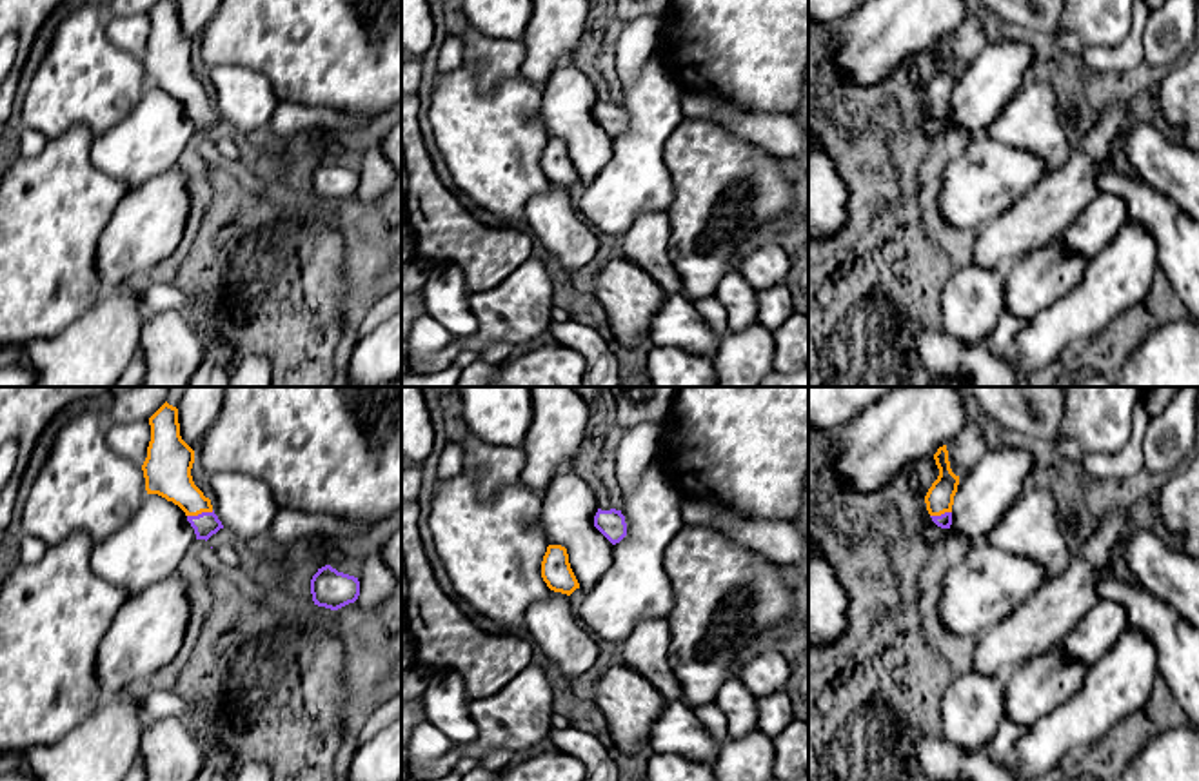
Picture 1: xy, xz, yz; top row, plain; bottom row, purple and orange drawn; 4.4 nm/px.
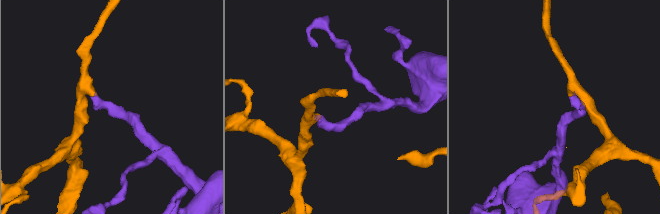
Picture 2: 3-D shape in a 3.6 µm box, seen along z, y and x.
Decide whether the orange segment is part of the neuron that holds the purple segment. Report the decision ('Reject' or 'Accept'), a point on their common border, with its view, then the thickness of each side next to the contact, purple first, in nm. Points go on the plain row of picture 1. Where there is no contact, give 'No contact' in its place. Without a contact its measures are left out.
Accept. Touches purple at xy (202, 106). Thickness 110 nm (purple) against 200 nm

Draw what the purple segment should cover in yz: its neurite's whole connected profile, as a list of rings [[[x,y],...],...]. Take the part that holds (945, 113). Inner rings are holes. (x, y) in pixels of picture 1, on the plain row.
[[[946,38],[937,42],[934,53],[939,62],[939,69],[928,82],[925,96],[932,114],[941,122],[950,122],[952,98],[959,78],[959,69],[956,69],[950,62]]]

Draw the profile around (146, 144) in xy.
[[[147,87],[125,120],[94,136],[89,158],[93,167],[134,189],[176,167],[194,134],[185,105]]]

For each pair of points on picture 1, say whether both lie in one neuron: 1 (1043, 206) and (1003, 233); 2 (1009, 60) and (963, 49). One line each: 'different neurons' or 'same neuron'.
1: same neuron
2: different neurons

